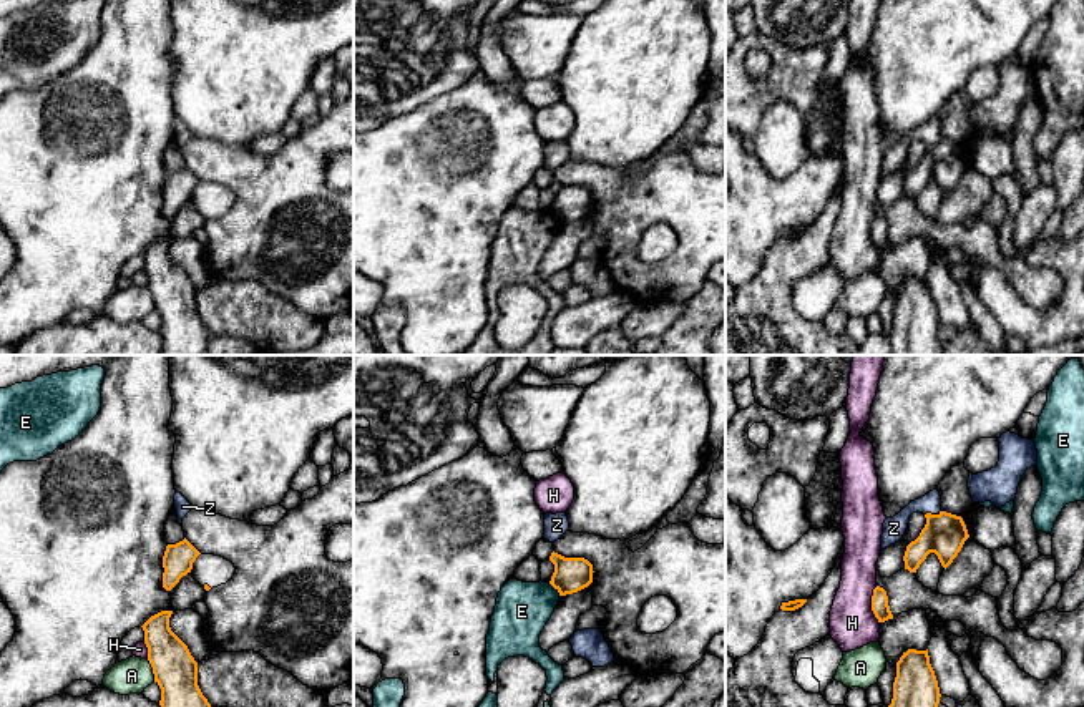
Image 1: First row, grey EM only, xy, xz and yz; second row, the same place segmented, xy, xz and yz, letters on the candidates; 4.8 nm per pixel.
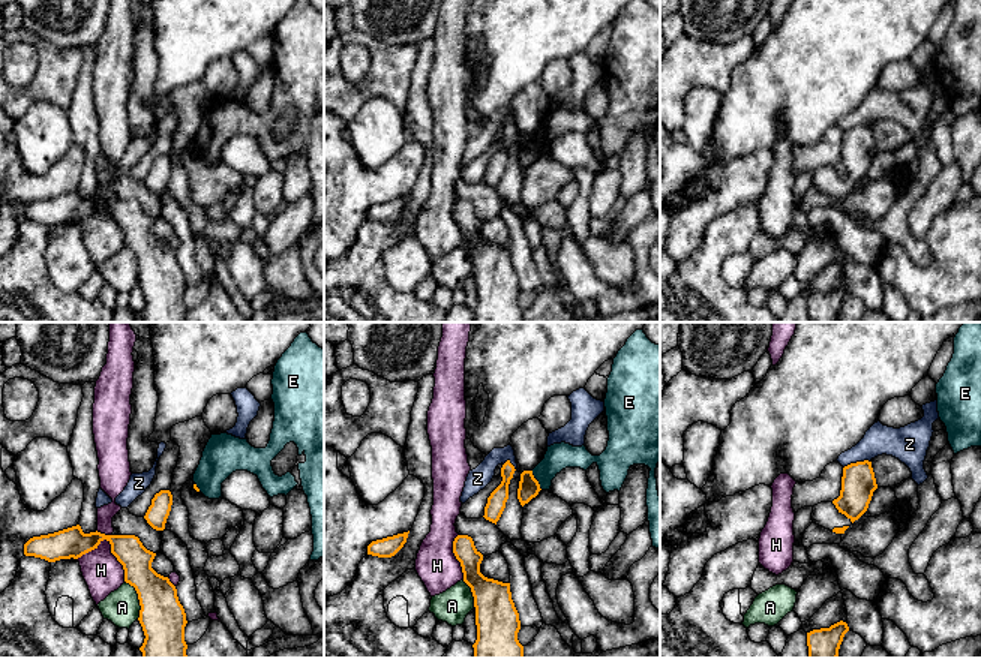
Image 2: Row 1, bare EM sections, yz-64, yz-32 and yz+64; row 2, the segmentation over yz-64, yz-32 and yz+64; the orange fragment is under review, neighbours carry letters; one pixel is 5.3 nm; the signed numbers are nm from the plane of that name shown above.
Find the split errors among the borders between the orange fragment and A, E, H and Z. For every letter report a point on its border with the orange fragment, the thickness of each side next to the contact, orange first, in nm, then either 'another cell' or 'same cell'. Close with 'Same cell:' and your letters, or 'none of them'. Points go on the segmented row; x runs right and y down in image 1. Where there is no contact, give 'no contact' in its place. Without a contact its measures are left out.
A: contact xy (153, 671); calibres 220 and 170 nm; another cell
E: contact xz (555, 588); calibres 170 and 260 nm; another cell
H: contact yz (872, 604); calibres 90 and 220 nm; another cell
Z: contact yz (930, 513); calibres 200 and 110 nm; same cell
Same cell: Z

